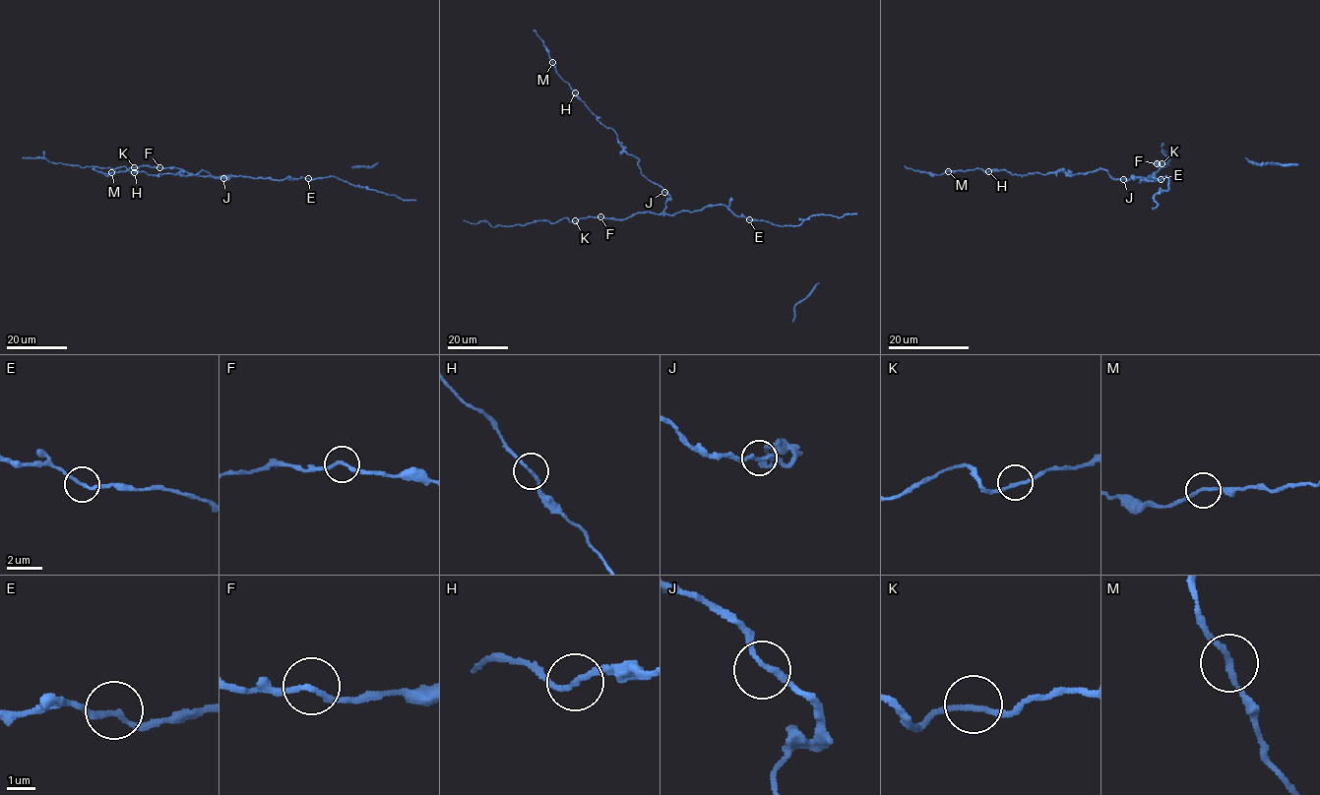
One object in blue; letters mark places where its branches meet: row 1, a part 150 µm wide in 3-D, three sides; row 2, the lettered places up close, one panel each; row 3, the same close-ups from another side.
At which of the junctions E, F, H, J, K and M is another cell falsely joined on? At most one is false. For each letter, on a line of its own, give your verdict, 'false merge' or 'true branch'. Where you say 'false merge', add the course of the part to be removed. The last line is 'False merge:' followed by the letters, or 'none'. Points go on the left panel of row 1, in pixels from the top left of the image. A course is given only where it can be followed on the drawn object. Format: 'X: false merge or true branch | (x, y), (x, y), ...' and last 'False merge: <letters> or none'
E: true branch
F: true branch
H: true branch
J: true branch
K: true branch
M: true branch
False merge: none

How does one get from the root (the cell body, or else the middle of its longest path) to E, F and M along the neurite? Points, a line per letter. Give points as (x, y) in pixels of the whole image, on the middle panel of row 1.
E: (664, 212), (674, 215), (683, 211), (693, 212), (710, 206), (723, 205), (735, 215), (749, 219)
F: (664, 212), (637, 212), (624, 219), (600, 216)
M: (664, 212), (669, 195), (641, 173), (639, 159), (629, 155), (617, 134), (597, 119), (556, 72), (552, 62)

